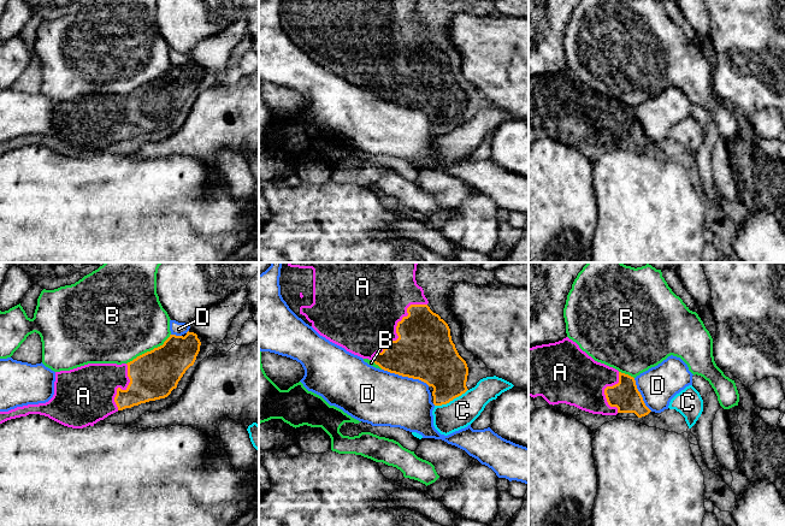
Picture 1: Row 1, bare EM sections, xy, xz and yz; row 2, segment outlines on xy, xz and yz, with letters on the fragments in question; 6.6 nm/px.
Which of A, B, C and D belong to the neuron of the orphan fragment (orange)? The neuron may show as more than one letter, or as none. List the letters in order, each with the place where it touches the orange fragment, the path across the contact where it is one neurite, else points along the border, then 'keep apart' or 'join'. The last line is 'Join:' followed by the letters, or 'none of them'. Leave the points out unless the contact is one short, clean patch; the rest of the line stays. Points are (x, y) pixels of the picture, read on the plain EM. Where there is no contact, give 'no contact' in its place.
A: contact xz (396, 58); join
B: contact xy (151, 81); keep apart
C: contact xz (450, 130); border xz (467, 119), (448, 133), (435, 136); keep apart
D: contact xz (406, 106); keep apart
Join: A

